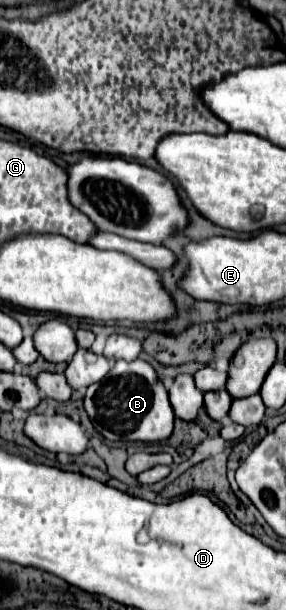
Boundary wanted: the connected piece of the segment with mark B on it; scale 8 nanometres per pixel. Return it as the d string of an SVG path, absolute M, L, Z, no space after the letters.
M135 359L131 363L117 361L105 379L101 379L99 383L93 383L85 395L85 411L95 431L109 441L163 441L171 435L173 421L175 421L165 385L159 381L155 369L141 359Z

